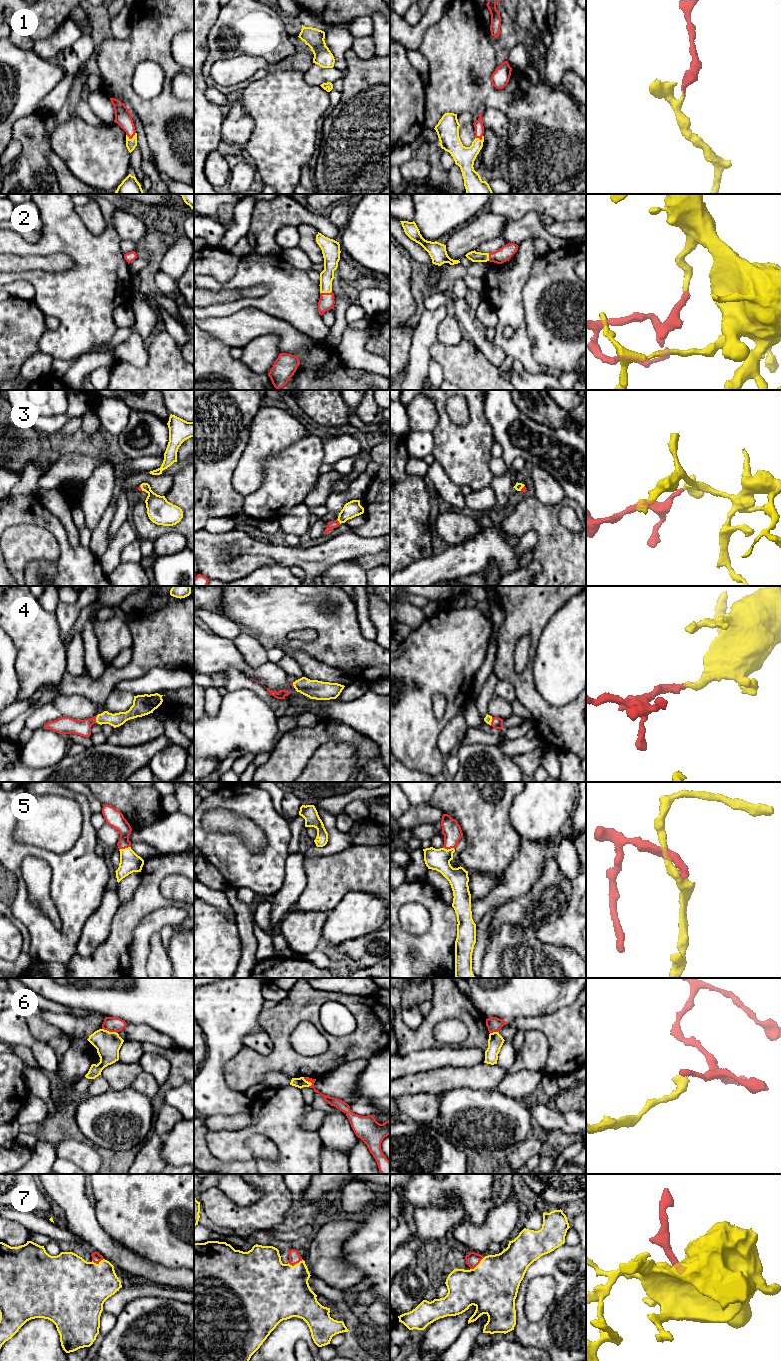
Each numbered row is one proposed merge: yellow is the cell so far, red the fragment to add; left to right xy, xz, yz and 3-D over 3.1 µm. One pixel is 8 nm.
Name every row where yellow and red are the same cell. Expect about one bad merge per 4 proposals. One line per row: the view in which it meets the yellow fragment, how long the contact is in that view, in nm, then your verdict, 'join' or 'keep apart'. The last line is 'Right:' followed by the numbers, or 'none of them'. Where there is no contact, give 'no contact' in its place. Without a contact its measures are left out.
1: contact in xy; length 80 nm; join
2: contact in xz; length 100 nm; join
3: contact in xz; length 50 nm; join
4: contact in yz; length 70 nm; join
5: contact in xy; length 100 nm; join
6: contact in xy; length 130 nm; keep apart
7: contact in yz; length 160 nm; join
Right: 1, 2, 3, 4, 5, 7

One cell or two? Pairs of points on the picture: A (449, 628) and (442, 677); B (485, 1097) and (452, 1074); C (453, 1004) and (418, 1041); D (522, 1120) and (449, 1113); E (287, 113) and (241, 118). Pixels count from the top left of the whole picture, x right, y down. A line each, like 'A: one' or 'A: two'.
A: one
B: two
C: one
D: one
E: two

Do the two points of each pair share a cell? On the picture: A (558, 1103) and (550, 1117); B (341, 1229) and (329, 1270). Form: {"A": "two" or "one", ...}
{"A": "two", "B": "one"}

